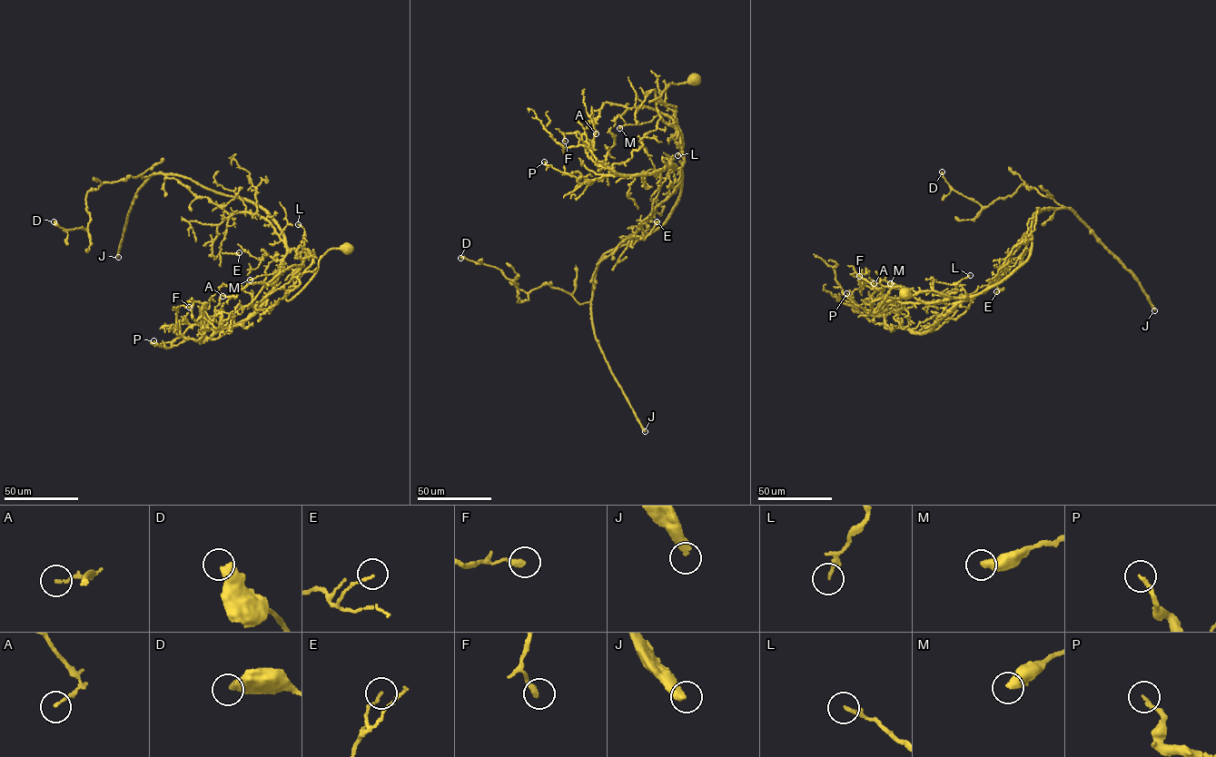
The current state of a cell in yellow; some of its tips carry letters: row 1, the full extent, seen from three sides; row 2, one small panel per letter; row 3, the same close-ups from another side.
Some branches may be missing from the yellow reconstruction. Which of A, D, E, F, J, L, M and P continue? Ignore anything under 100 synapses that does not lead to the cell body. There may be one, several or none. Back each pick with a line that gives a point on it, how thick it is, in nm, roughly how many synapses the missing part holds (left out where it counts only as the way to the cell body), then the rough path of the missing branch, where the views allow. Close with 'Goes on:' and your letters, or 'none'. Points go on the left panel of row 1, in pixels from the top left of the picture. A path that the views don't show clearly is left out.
J: place (118, 257); calibre 440 nm; 950 synapses
Goes on: J

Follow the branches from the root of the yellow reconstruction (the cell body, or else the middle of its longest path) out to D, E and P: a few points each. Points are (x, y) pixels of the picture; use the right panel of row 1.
D: (906, 294), (874, 312), (979, 294), (1026, 261), (1034, 213), (1067, 208), (1023, 182), (983, 207), (942, 172)
E: (906, 294), (893, 287), (874, 312), (924, 291), (975, 296), (1009, 255), (996, 291)
P: (906, 294), (893, 287), (874, 312), (924, 291), (966, 298), (922, 333), (846, 293)

